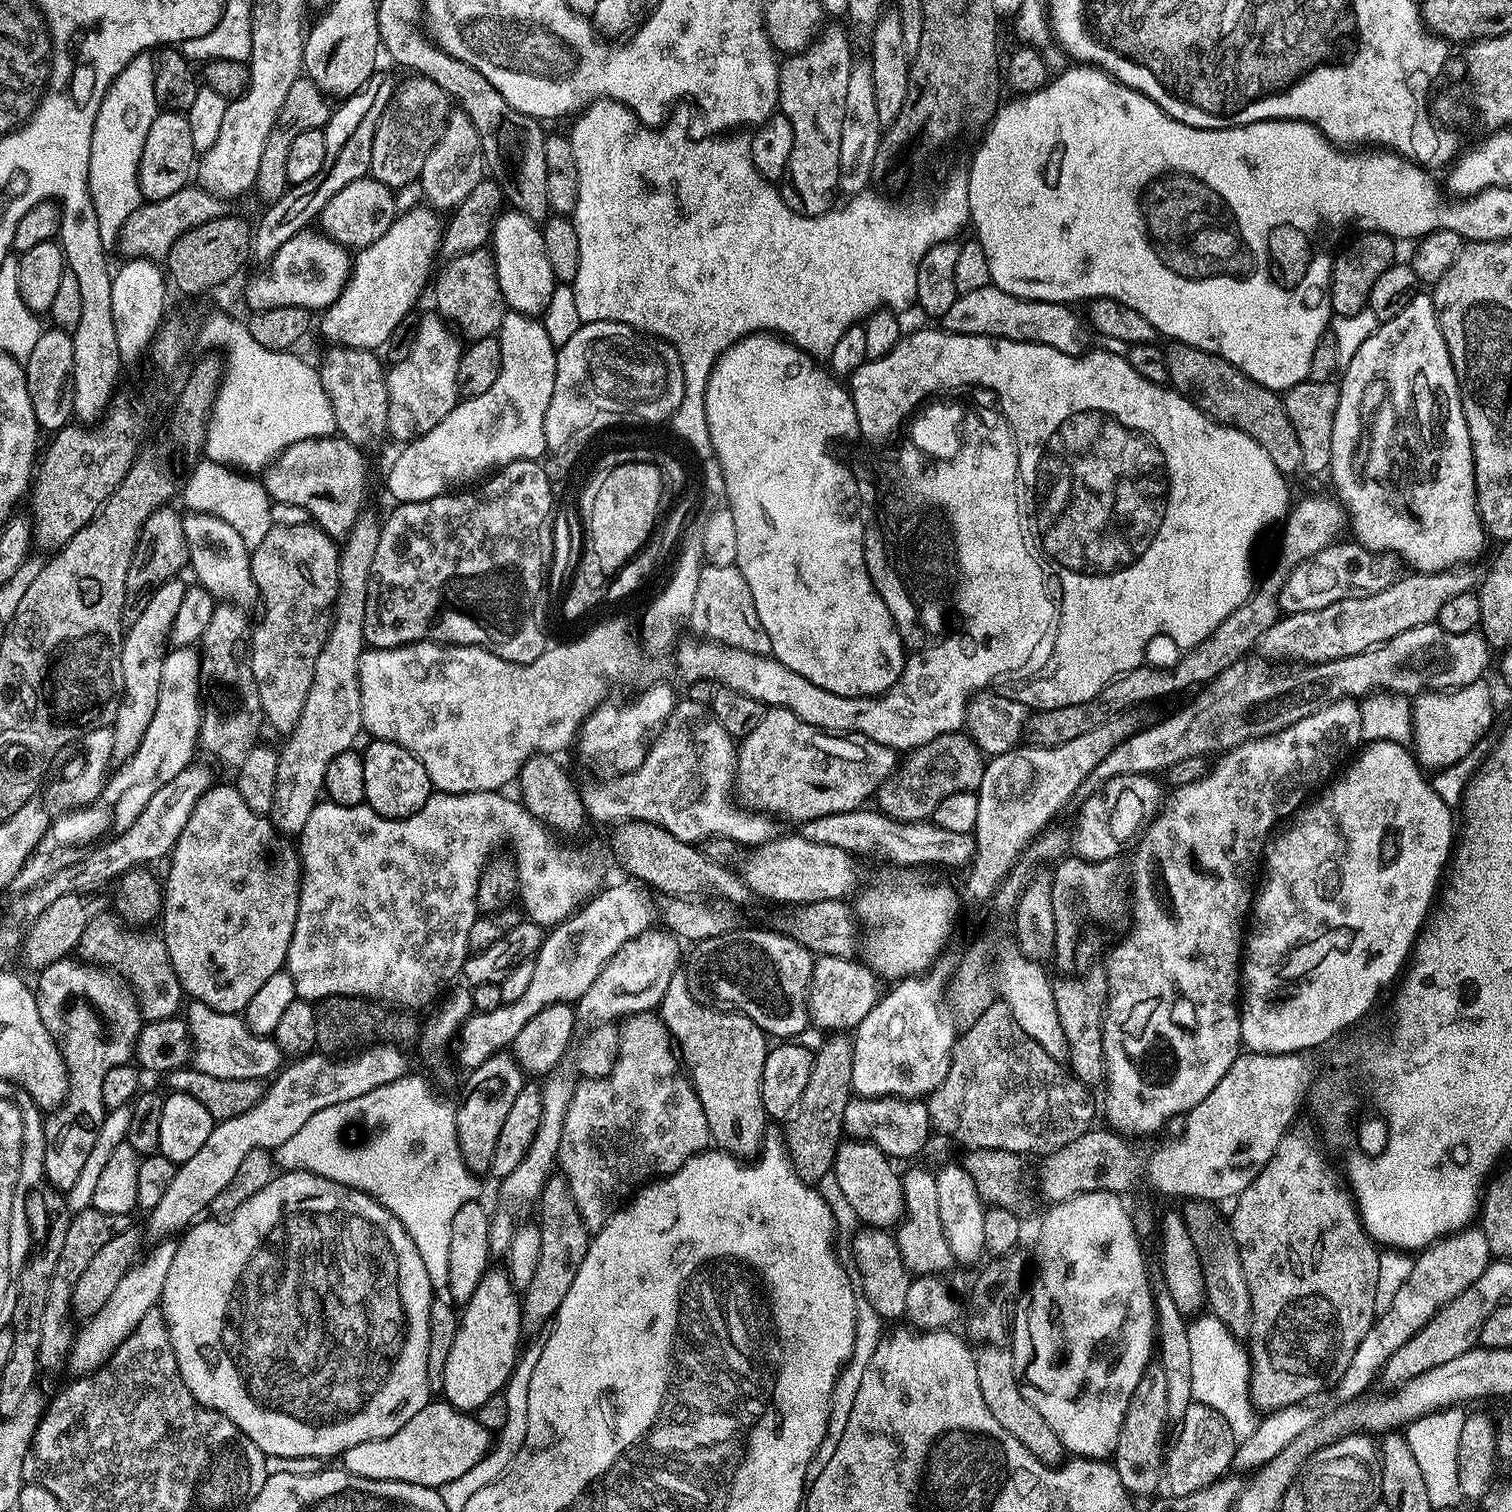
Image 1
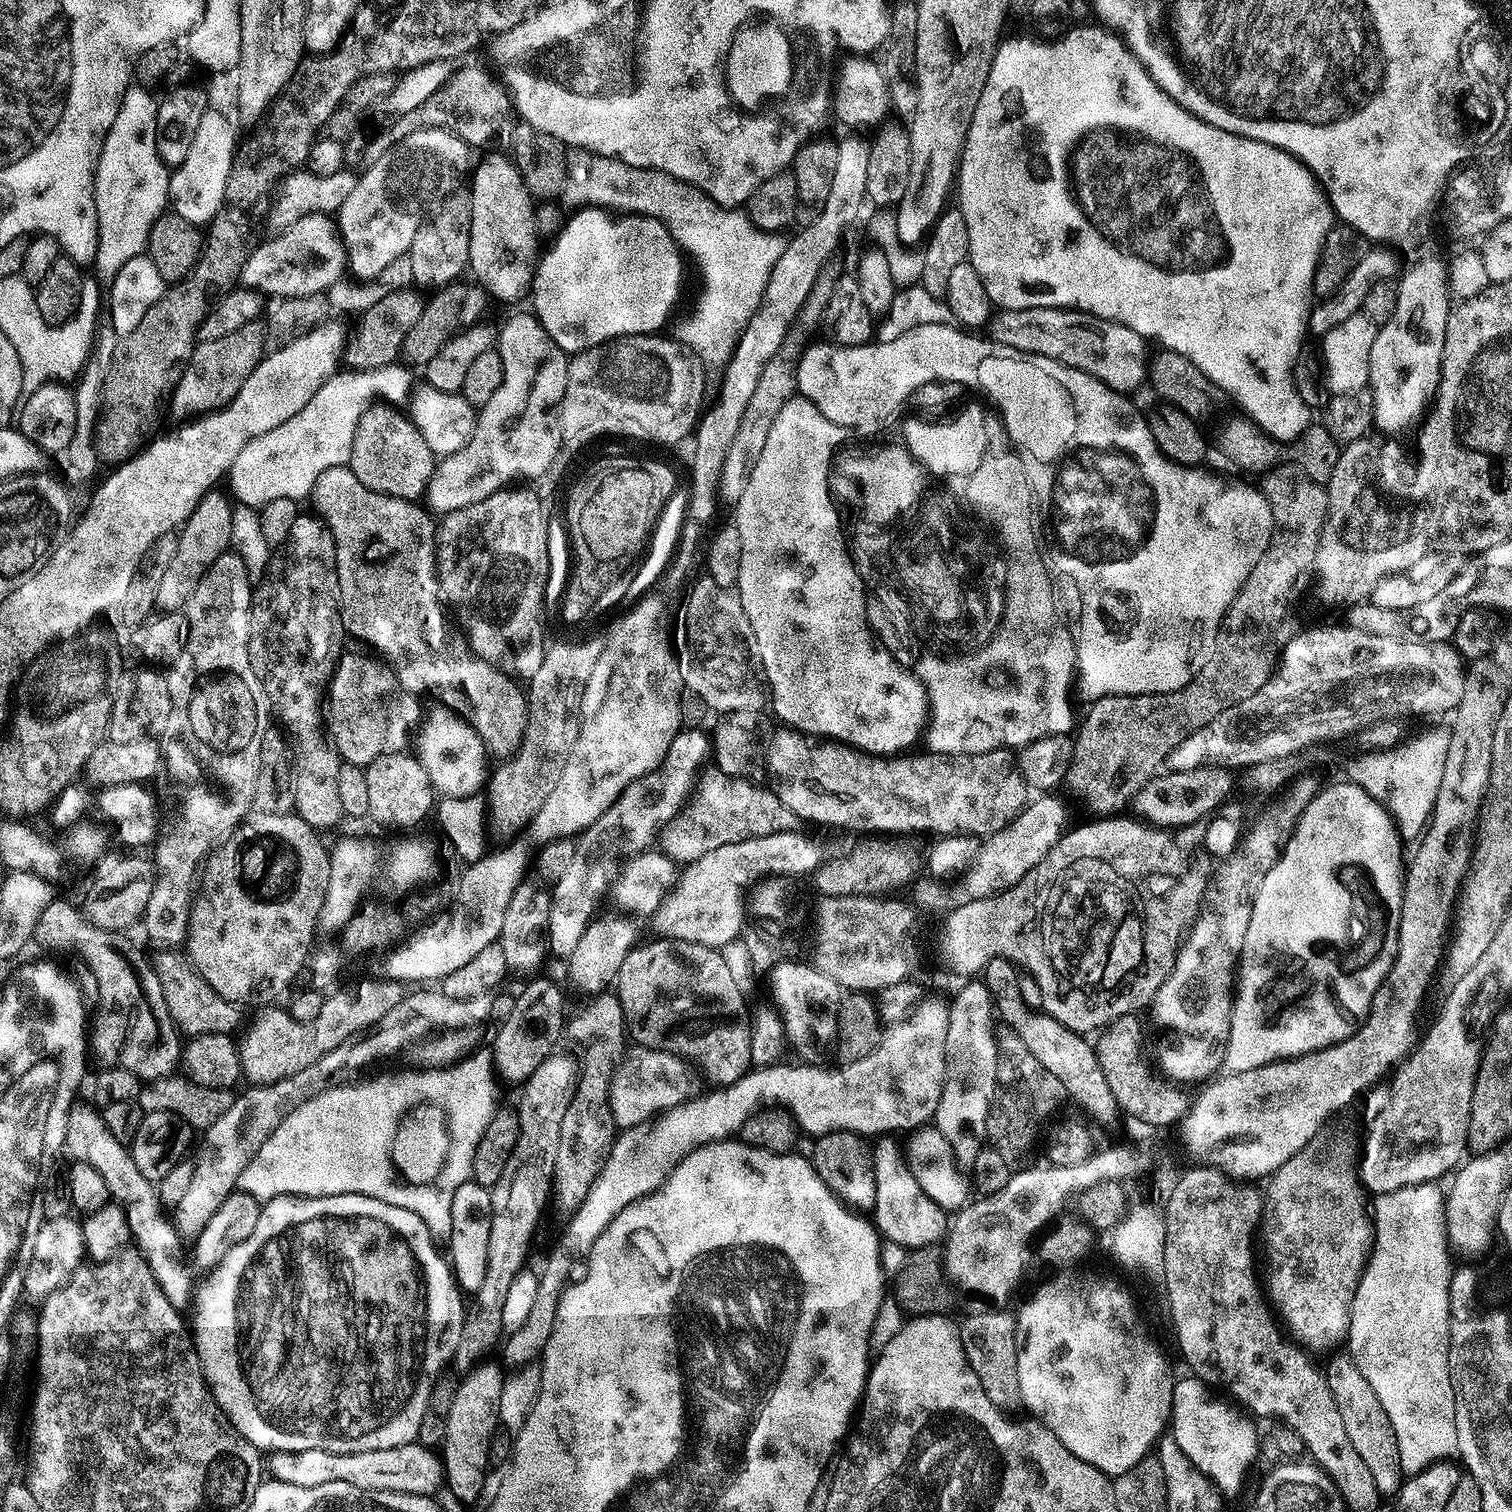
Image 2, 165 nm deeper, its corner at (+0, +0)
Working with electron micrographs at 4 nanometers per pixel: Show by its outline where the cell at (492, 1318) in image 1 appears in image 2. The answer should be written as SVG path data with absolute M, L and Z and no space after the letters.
M477 1363L472 1371L457 1383L454 1402L450 1402L450 1414L446 1418L446 1434L442 1445L444 1478L446 1488L460 1500L472 1500L483 1490L484 1475L487 1474L488 1468L490 1469L490 1438L494 1438L500 1424L498 1398L502 1398L506 1372L499 1363L486 1363Z

